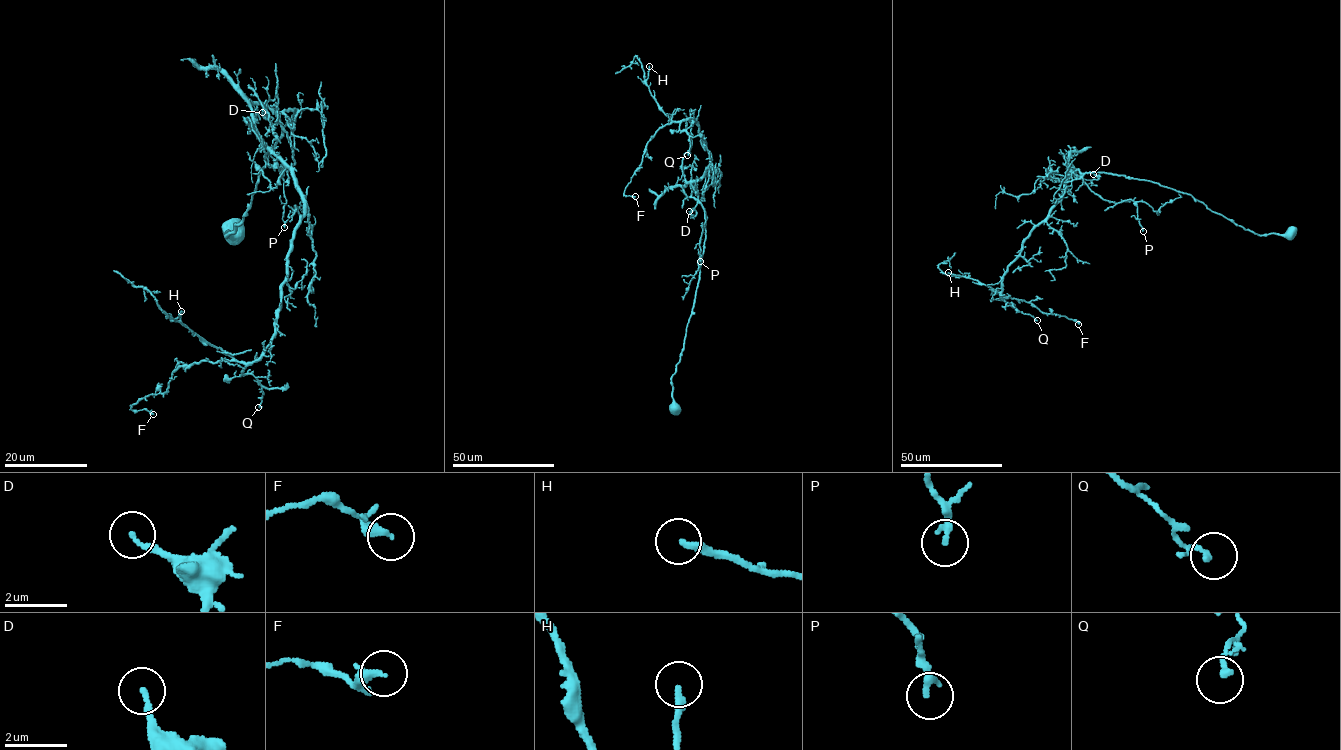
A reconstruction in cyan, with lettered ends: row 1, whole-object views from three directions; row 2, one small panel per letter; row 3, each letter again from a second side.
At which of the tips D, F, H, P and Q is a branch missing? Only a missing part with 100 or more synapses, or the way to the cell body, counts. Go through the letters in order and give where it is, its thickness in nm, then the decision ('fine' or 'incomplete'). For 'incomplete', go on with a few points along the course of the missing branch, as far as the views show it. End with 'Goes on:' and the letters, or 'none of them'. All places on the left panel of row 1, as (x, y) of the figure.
D: place (262, 112); calibre 190 nm; fine
F: place (153, 414); calibre 220 nm; fine
H: place (181, 311); calibre 260 nm; fine
P: place (284, 227); calibre 240 nm; fine
Q: place (258, 407); calibre 130 nm; fine
Goes on: none of them

